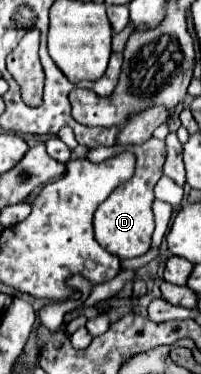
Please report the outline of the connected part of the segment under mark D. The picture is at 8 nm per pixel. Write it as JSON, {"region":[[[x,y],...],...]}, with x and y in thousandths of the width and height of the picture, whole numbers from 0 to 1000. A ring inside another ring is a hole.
{"region":[[[751,366],[741,377],[701,382],[701,388],[622,388],[592,393],[473,393],[443,398],[433,425],[493,436],[512,425],[542,425],[562,414],[592,409],[592,398],[642,398],[682,414],[682,447],[672,447],[672,468],[602,500],[572,505],[473,564],[473,639],[502,660],[522,660],[542,676],[582,682],[592,693],[632,693],[632,687],[701,687],[751,666],[751,628],[761,628],[761,570],[751,570],[751,543],[761,543],[761,500],[791,484],[791,473],[811,468],[811,436],[821,436],[821,377],[781,377],[771,366]]]}

